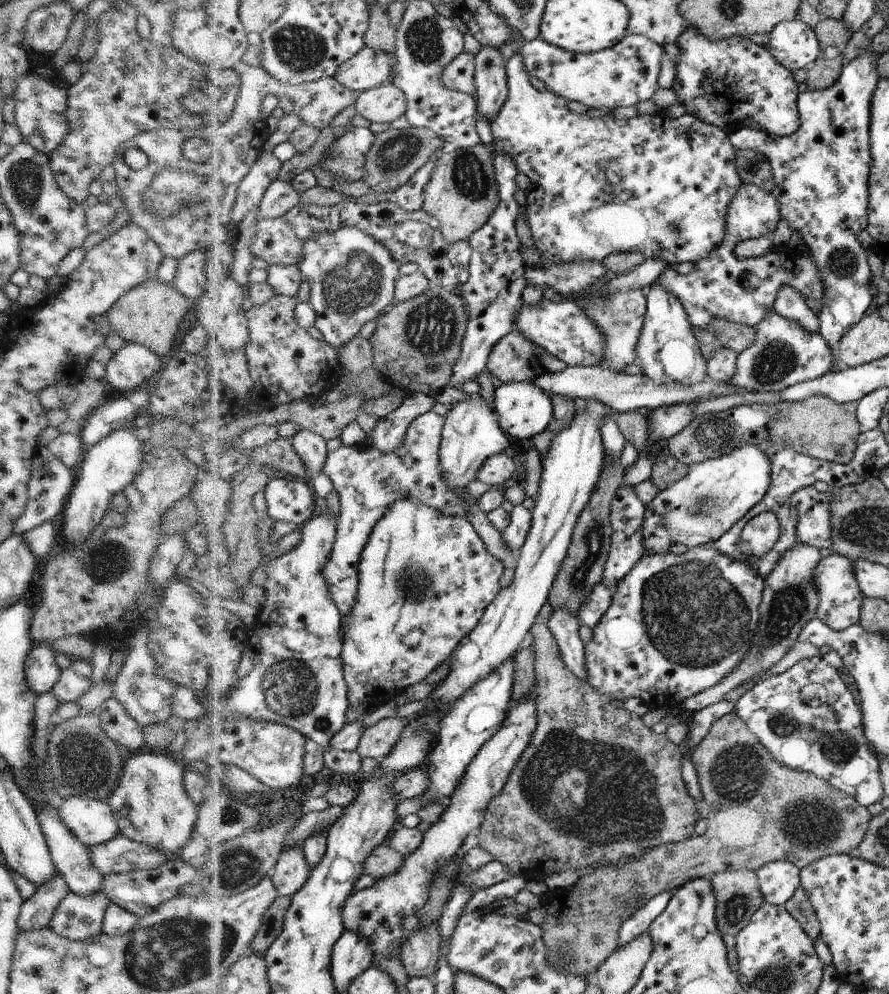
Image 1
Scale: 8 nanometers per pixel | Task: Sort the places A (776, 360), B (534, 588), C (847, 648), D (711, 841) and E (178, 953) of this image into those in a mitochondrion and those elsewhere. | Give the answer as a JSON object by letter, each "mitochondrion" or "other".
{"A":"mitochondrion","B":"other","C":"other","D":"other","E":"mitochondrion"}

